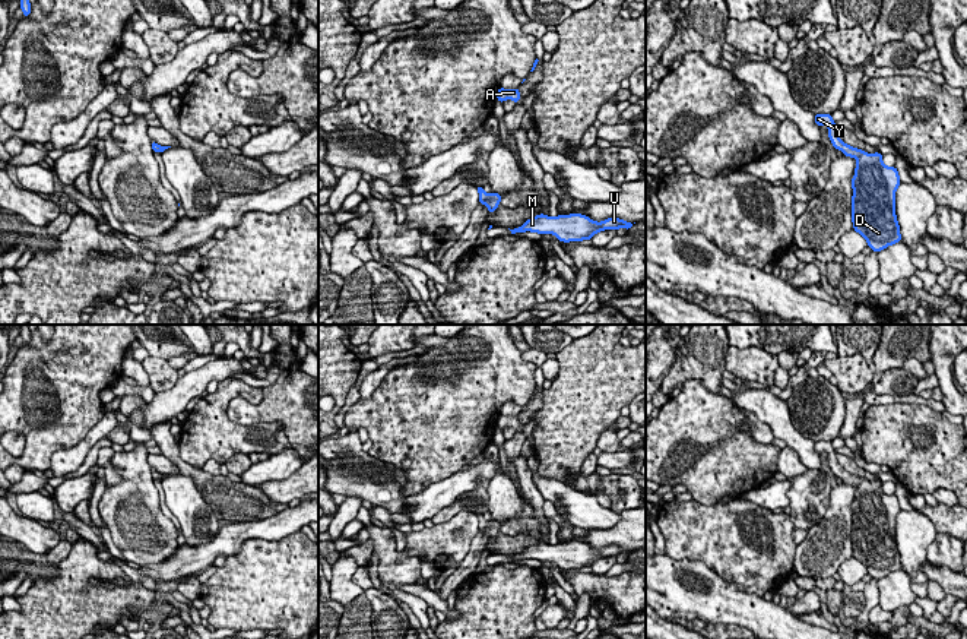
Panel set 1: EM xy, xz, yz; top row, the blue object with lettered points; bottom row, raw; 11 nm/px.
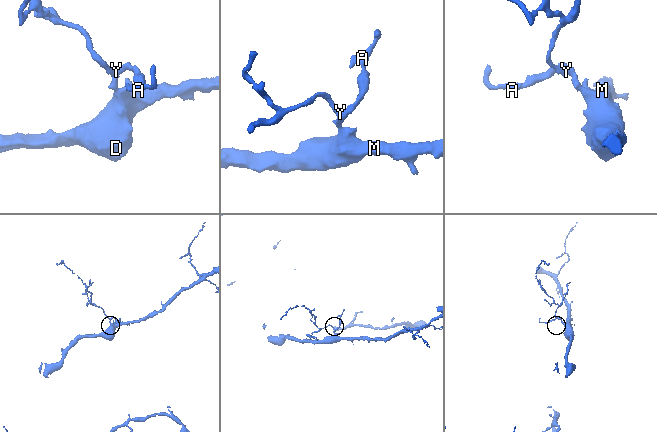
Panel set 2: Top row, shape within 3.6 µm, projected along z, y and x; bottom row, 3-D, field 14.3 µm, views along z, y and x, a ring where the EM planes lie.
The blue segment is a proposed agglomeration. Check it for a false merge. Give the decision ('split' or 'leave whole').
leave whole

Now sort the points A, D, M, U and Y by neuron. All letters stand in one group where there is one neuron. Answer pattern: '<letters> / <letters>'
A D M U Y

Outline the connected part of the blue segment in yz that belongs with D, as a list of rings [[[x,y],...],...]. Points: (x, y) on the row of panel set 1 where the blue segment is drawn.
[[[815,114],[817,126],[828,126],[828,137],[843,155],[856,158],[855,177],[852,177],[852,221],[853,230],[866,238],[874,252],[901,241],[895,216],[895,190],[900,175],[895,167],[887,167],[879,152],[868,154],[852,148],[837,135],[837,126],[830,114]]]

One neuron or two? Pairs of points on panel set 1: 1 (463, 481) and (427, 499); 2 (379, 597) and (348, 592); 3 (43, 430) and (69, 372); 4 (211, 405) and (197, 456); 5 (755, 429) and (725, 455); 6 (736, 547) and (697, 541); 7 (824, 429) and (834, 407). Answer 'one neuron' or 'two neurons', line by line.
1: one neuron
2: two neurons
3: one neuron
4: one neuron
5: two neurons
6: one neuron
7: one neuron

